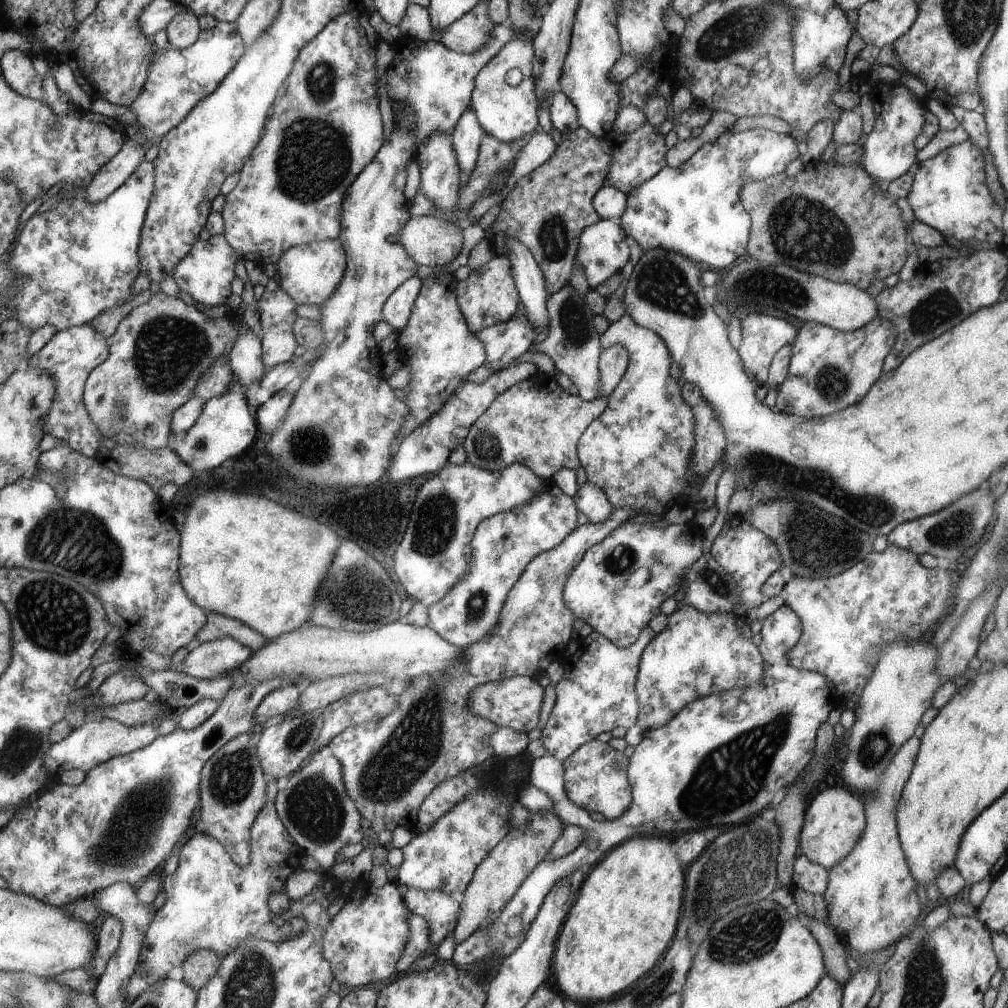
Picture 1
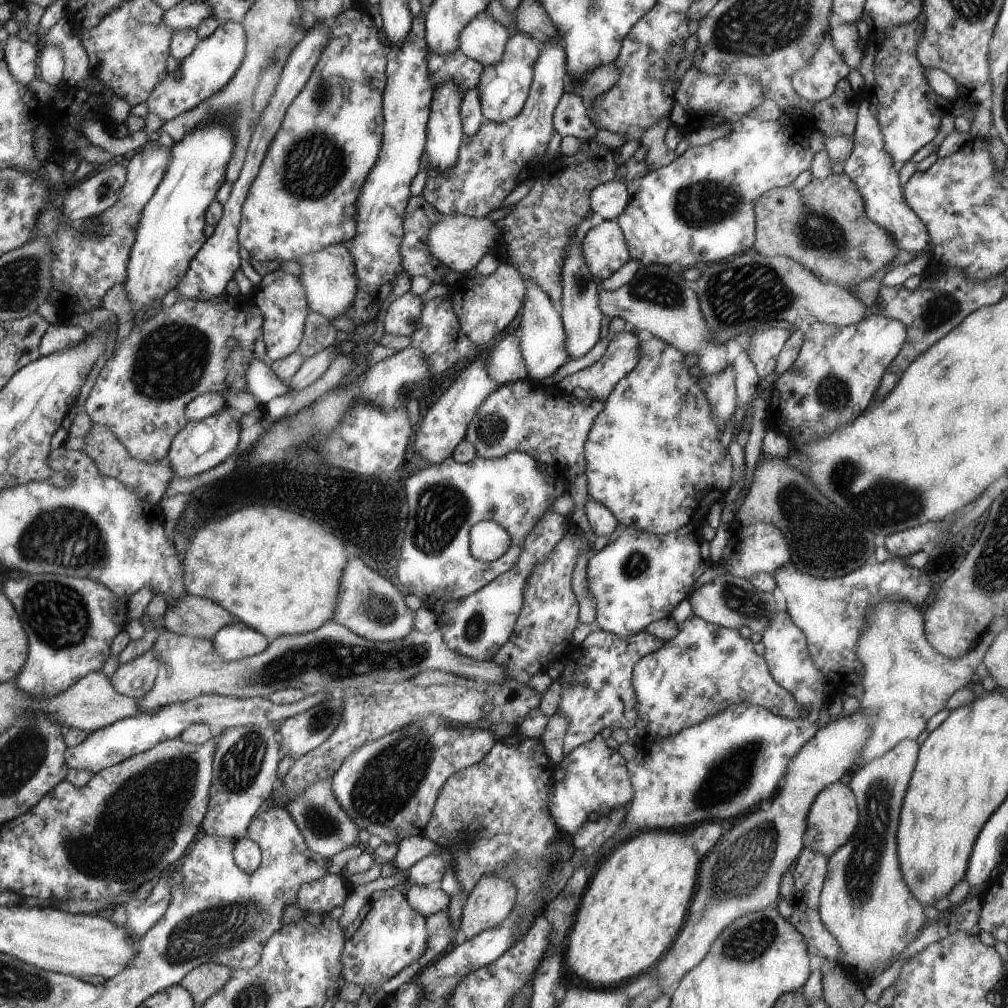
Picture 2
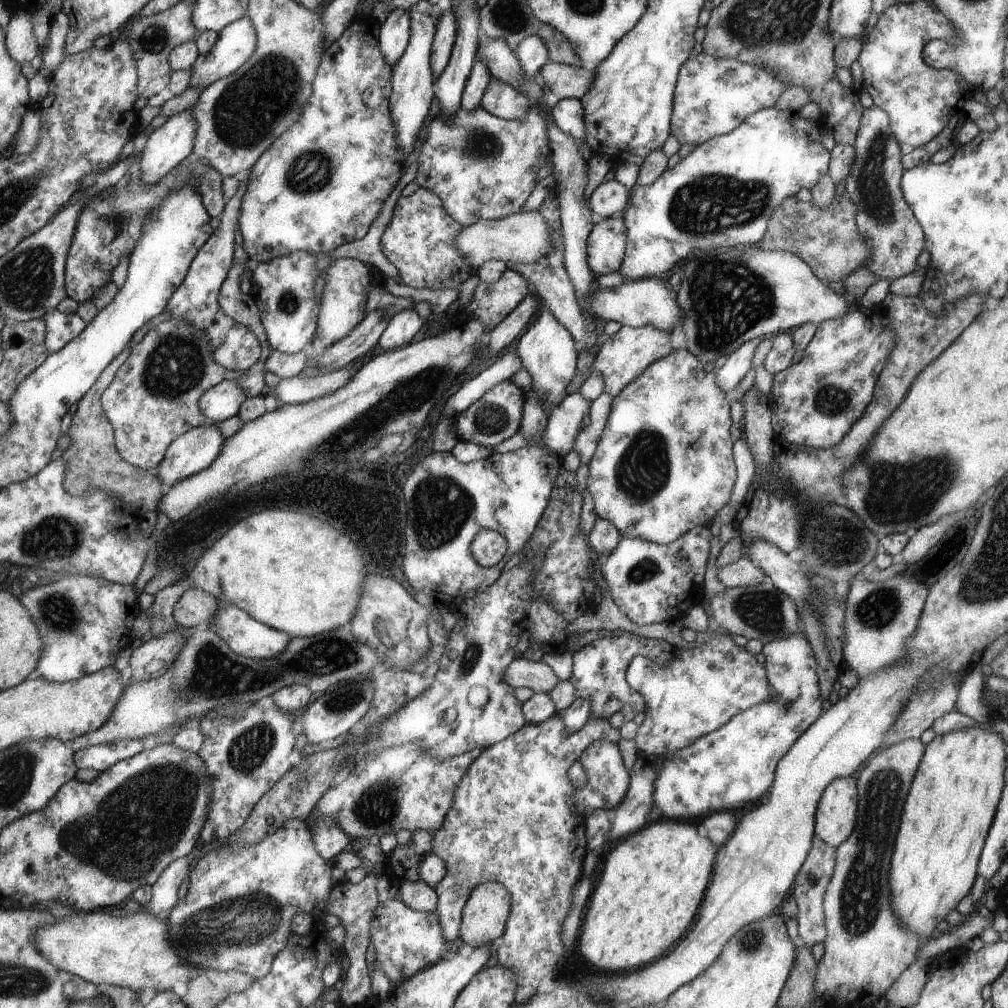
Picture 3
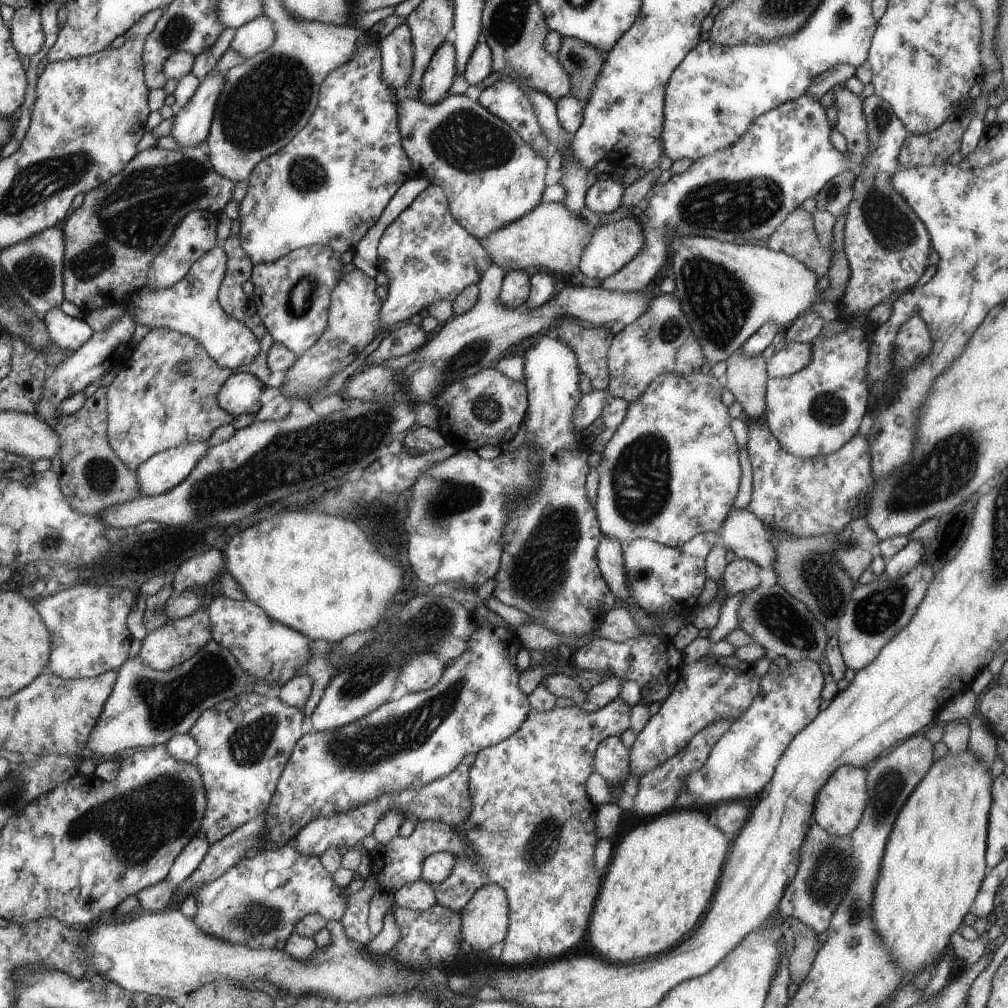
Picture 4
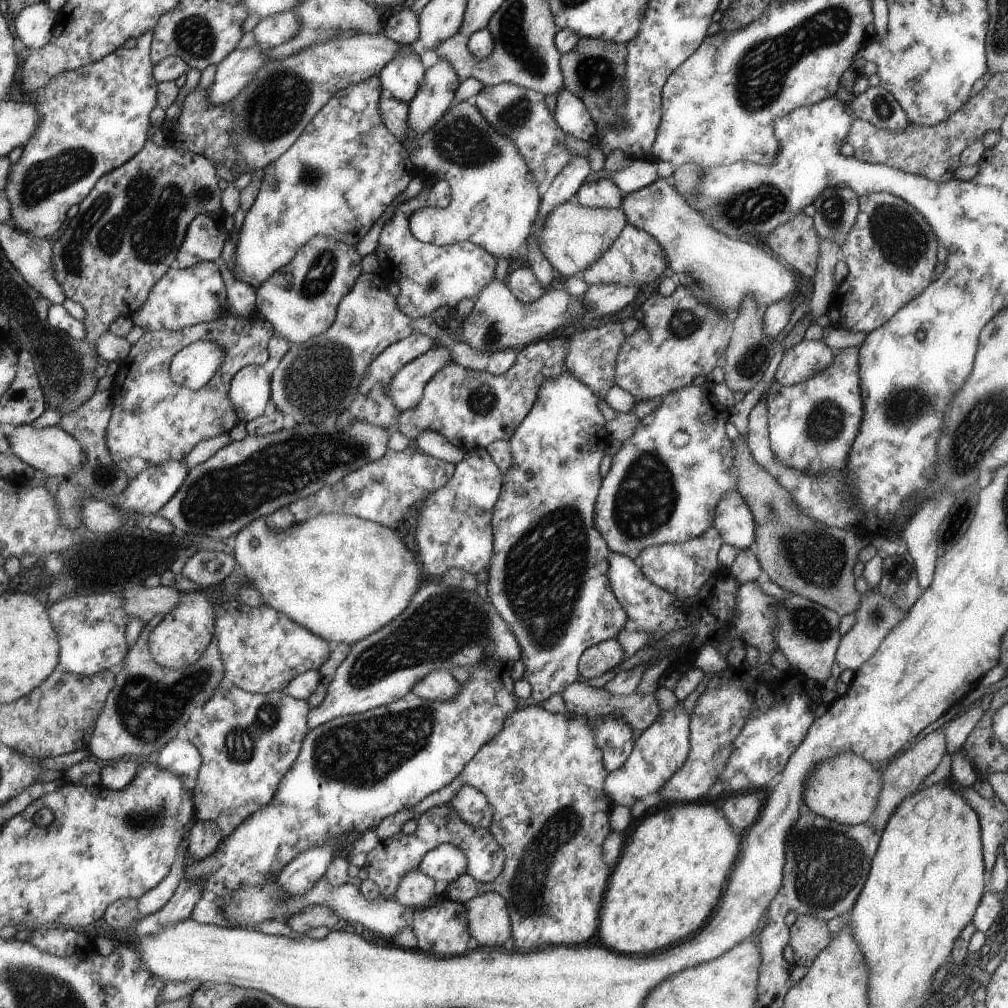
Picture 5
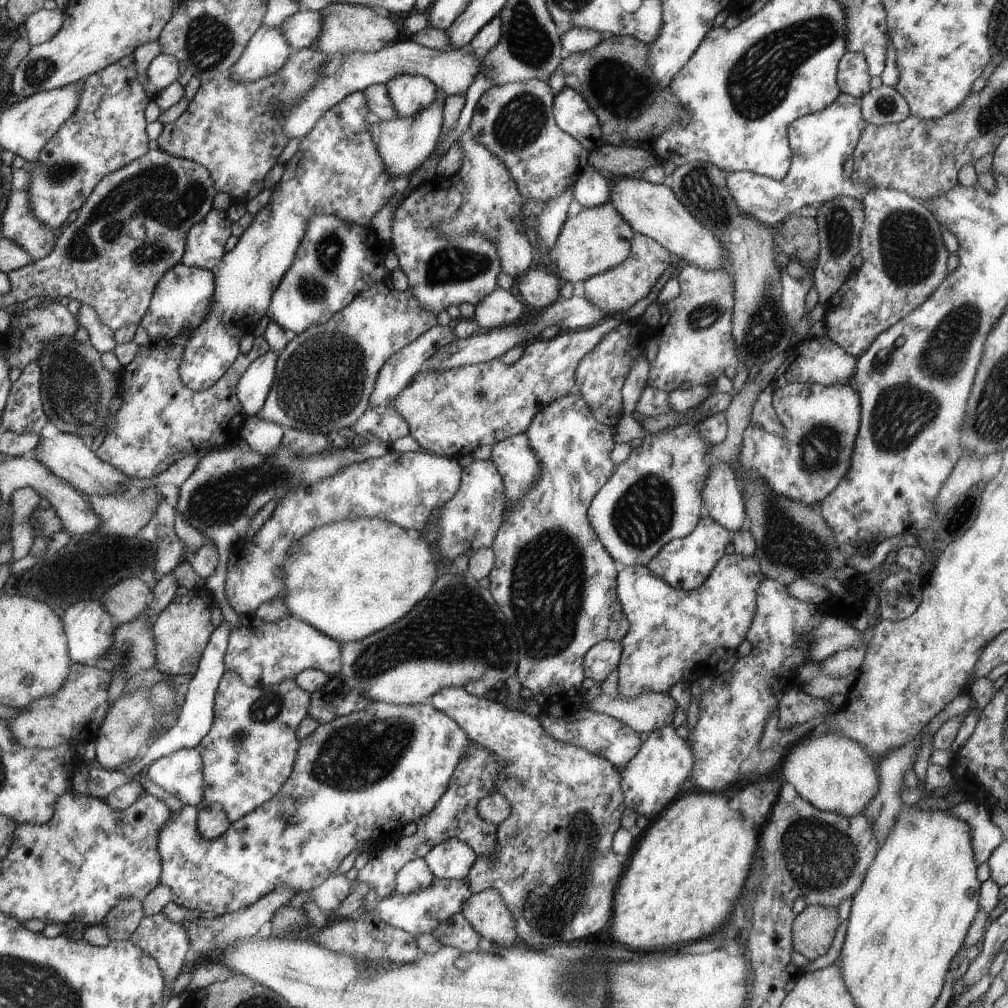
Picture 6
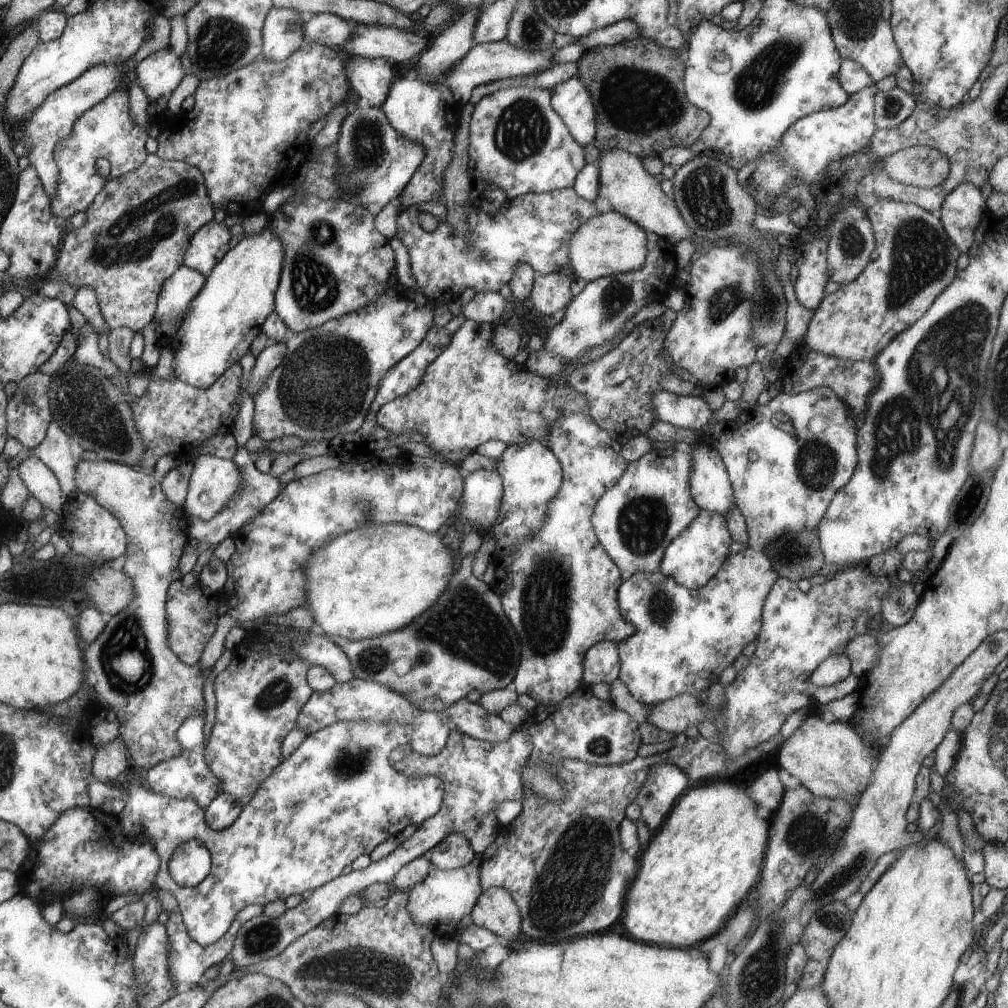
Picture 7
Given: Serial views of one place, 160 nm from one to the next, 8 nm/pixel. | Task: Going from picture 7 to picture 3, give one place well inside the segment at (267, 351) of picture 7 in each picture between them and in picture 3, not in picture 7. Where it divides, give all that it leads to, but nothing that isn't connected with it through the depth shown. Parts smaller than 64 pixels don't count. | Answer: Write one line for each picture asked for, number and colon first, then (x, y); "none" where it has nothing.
3: (223, 401)
4: (240, 395)
5: (250, 391)
6: (254, 386)

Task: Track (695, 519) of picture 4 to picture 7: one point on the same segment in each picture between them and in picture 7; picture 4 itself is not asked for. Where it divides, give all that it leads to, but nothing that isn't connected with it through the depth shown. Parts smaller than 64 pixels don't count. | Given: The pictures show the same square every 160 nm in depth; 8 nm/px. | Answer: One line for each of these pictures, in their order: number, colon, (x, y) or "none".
5: (663, 486)
6: (655, 496)
7: (649, 506)

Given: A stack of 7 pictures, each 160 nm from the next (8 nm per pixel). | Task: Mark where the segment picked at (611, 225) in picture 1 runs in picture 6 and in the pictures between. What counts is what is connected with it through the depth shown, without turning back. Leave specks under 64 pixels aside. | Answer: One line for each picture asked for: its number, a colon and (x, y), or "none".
2: (605, 246)
3: (607, 243)
4: (613, 245)
5: (636, 258)
6: (617, 290)

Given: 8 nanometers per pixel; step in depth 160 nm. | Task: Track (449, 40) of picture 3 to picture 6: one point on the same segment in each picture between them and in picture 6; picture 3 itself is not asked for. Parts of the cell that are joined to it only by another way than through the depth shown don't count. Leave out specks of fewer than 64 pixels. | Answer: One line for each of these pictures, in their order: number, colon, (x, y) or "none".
4: (436, 83)
5: (437, 93)
6: (404, 144)

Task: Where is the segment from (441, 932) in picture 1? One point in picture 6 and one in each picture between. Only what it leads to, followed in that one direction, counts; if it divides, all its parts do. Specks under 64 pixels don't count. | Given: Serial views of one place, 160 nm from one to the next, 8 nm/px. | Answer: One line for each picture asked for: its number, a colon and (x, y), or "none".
2: (427, 900)
3: (420, 896)
4: (420, 895)
5: (416, 888)
6: (415, 875)

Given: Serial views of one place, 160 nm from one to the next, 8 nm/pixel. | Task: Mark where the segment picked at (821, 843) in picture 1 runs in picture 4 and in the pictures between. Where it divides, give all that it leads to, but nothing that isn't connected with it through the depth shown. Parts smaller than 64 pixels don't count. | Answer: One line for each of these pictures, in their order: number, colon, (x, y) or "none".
2: (833, 817)
3: (835, 818)
4: (840, 803)

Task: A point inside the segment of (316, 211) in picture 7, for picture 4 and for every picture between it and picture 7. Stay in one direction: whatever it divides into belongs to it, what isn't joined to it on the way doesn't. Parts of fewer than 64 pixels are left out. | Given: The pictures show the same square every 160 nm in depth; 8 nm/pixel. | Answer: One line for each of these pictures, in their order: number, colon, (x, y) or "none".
4: (293, 295)
5: (301, 300)
6: (336, 261)

